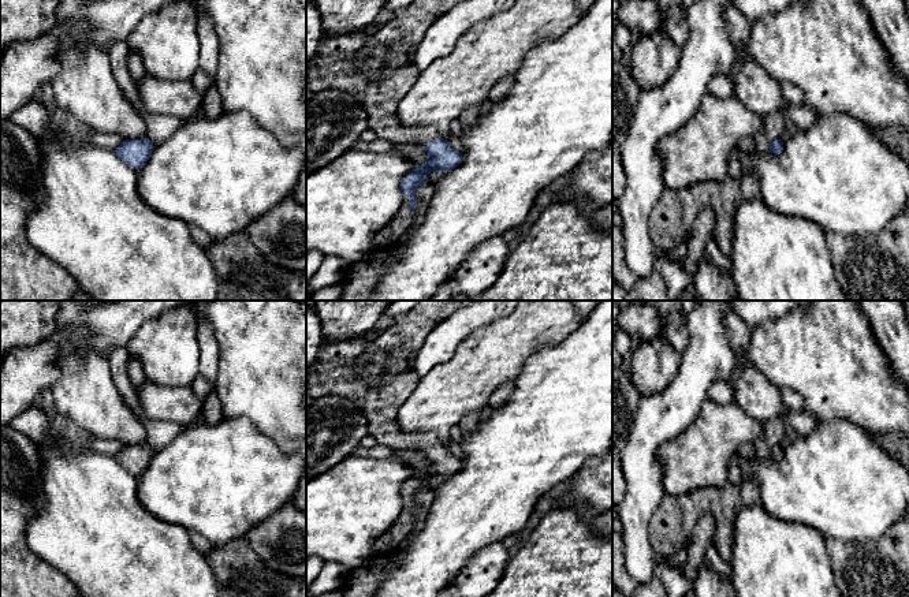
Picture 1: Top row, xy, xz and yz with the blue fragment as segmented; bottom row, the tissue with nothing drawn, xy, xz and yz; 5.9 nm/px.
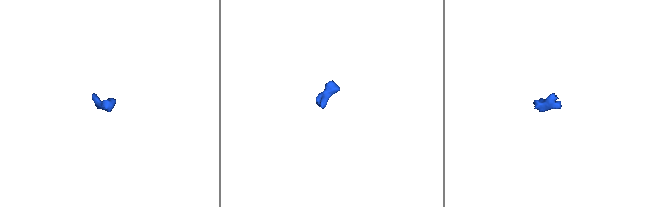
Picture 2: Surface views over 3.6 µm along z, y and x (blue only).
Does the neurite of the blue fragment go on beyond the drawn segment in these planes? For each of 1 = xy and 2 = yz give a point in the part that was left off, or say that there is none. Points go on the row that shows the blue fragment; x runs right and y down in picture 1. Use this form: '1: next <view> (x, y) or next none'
1: next none
2: next none

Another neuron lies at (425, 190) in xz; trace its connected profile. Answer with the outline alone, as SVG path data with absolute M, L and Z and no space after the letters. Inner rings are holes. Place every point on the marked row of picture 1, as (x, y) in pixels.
M424 182L421 183L416 190L416 209L414 209L414 219L406 234L401 238L401 240L407 240L411 235L411 232L418 227L418 224L422 221L426 208L429 205L429 201L435 193L435 183L432 182Z

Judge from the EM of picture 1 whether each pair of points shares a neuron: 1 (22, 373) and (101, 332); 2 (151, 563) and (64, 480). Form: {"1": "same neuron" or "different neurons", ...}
{"1": "same neuron", "2": "same neuron"}

